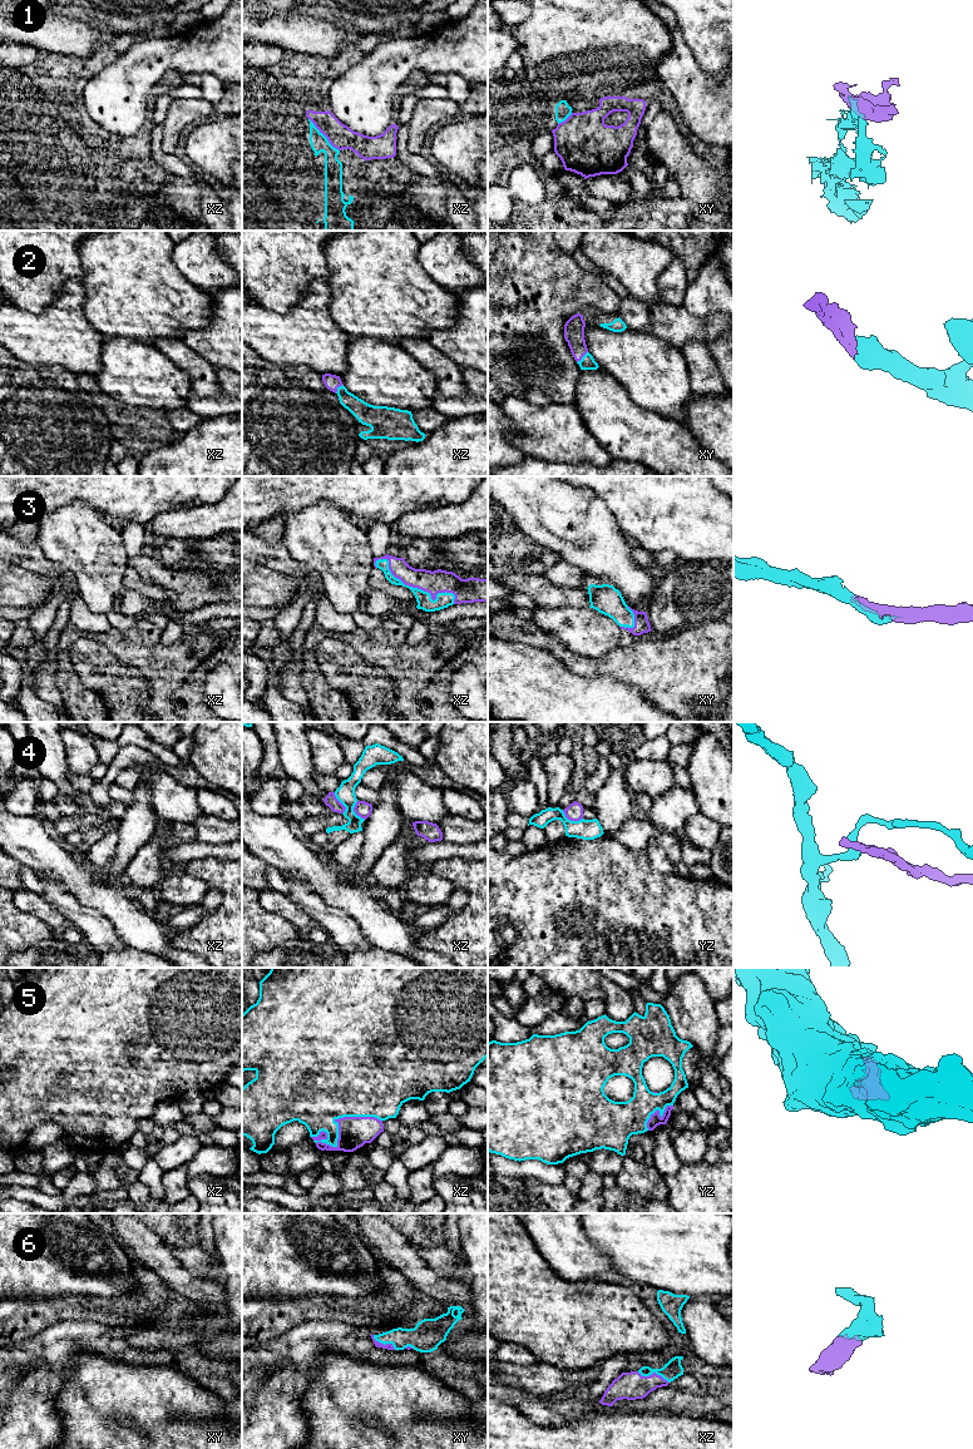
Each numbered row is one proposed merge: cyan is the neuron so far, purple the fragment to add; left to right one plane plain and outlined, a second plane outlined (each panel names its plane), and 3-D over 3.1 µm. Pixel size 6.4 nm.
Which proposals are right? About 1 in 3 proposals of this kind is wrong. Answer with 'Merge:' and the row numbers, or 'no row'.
Merge: 2, 3, 5, 6

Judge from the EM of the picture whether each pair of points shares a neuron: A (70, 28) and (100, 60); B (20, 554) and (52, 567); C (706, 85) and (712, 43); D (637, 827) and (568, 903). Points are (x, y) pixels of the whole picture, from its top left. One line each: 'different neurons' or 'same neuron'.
A: different neurons
B: same neuron
C: different neurons
D: different neurons

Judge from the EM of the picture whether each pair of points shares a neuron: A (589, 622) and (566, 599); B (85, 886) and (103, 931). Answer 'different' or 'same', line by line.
A: different
B: different

